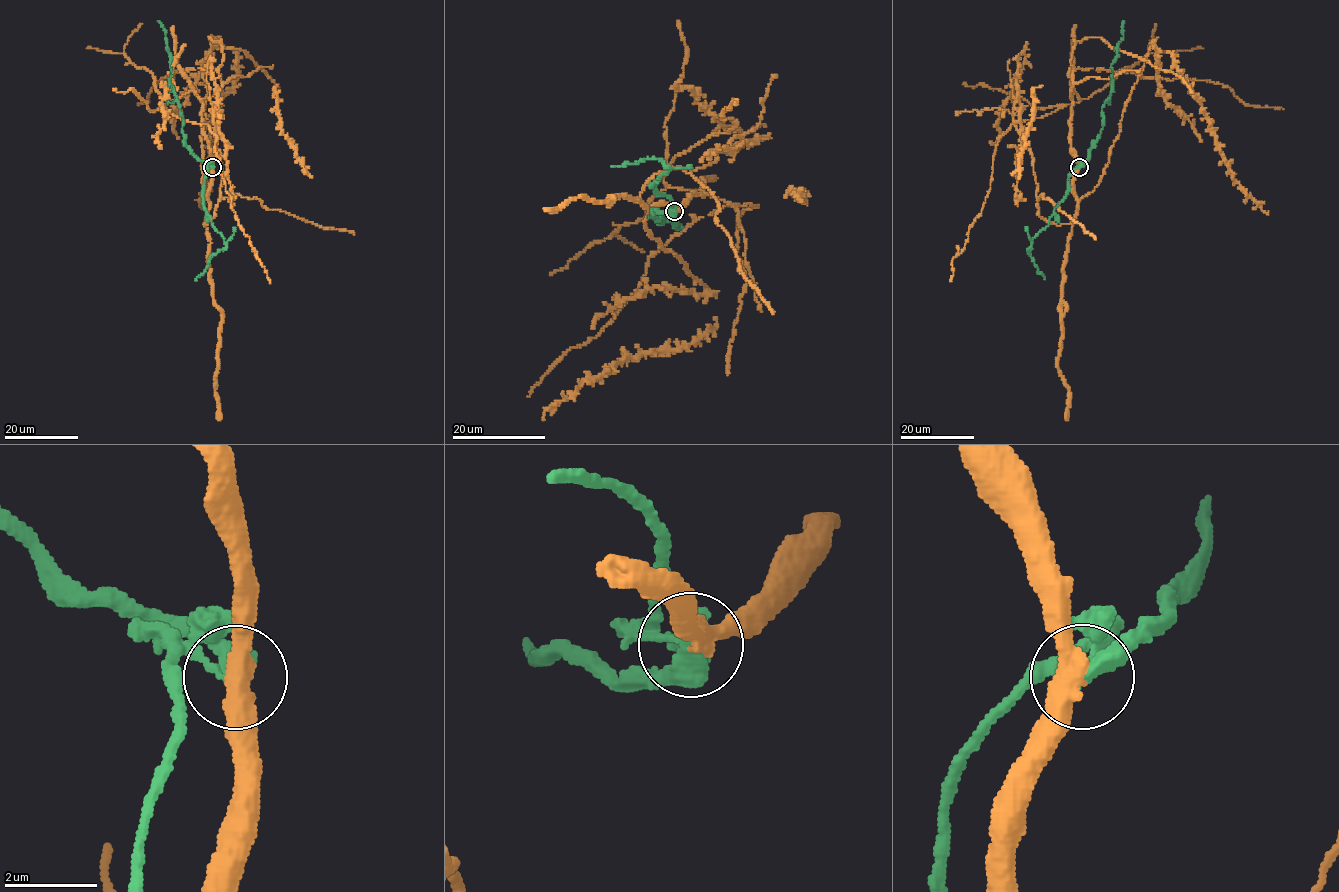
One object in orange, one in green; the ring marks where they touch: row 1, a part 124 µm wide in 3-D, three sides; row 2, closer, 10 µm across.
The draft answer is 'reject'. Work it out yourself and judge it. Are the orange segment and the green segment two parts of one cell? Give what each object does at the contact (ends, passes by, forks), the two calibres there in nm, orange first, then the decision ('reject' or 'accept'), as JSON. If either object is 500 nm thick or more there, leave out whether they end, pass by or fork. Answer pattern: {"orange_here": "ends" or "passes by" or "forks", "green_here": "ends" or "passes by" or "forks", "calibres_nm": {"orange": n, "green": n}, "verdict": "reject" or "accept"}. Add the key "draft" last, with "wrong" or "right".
{"orange_here": "passes by", "green_here": "passes by", "calibres_nm": {"orange": 440, "green": 360}, "verdict": "reject", "draft": "right"}

